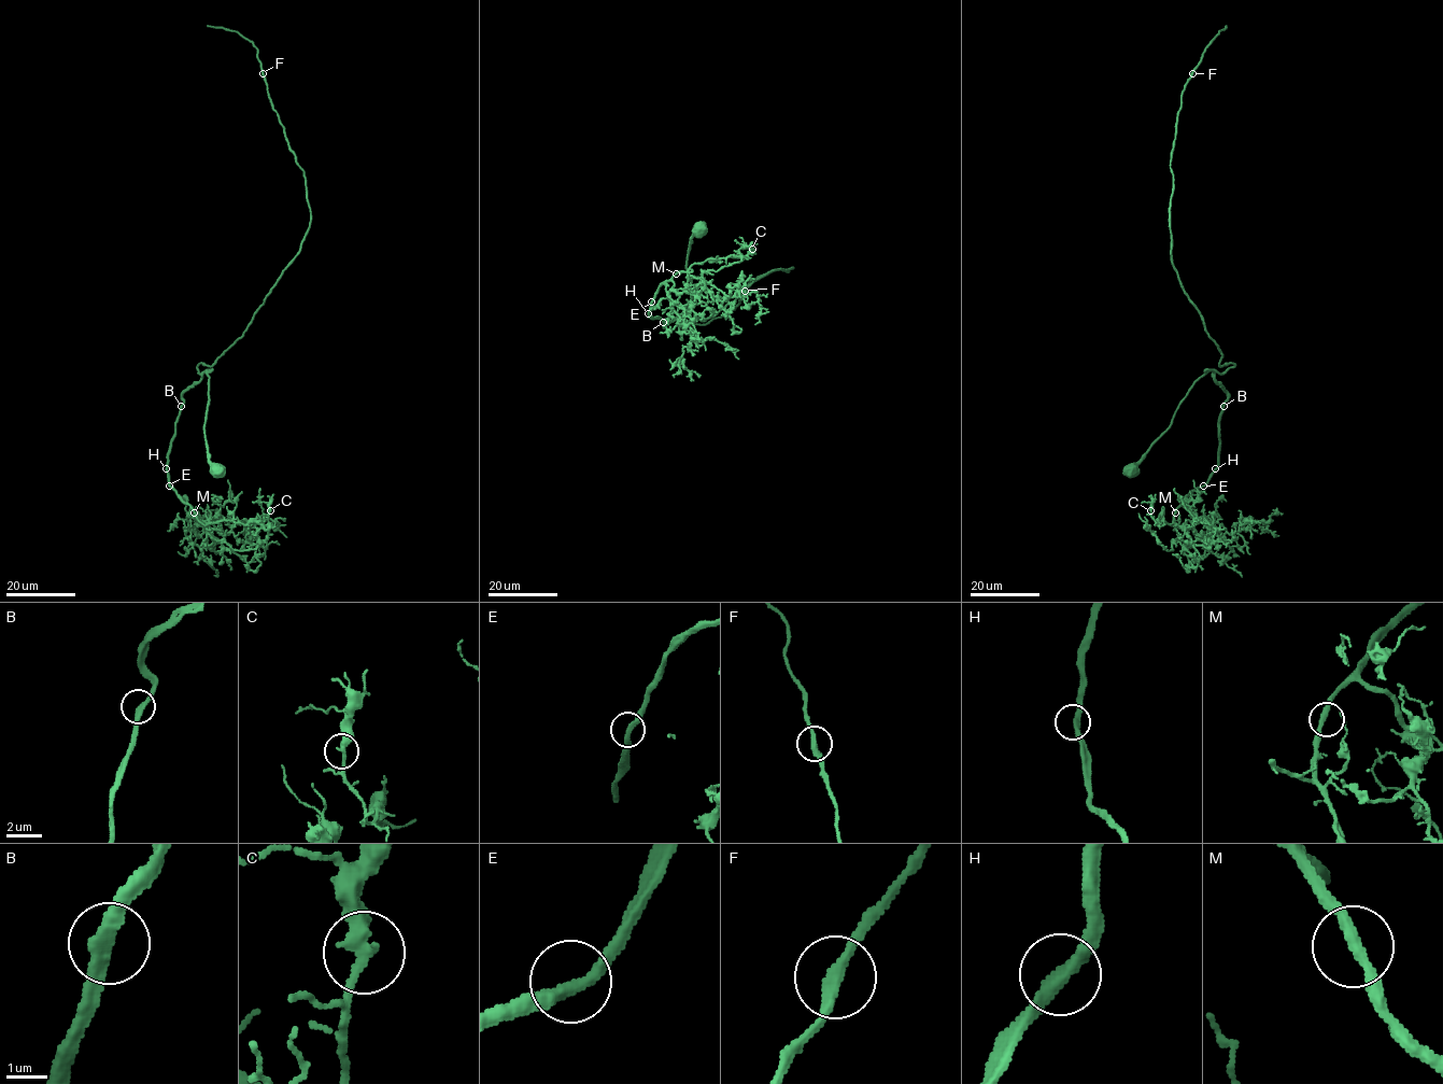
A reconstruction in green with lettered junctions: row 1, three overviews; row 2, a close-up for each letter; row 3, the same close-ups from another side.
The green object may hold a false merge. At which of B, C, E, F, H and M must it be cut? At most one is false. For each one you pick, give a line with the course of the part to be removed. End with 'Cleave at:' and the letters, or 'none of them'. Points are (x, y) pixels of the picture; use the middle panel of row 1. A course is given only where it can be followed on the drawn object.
Cleave at: none of them

